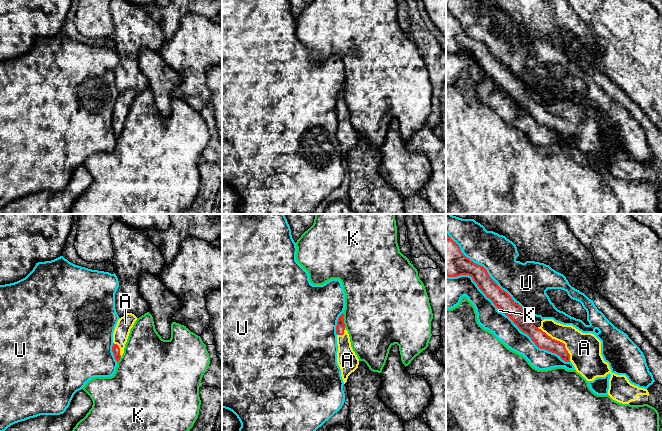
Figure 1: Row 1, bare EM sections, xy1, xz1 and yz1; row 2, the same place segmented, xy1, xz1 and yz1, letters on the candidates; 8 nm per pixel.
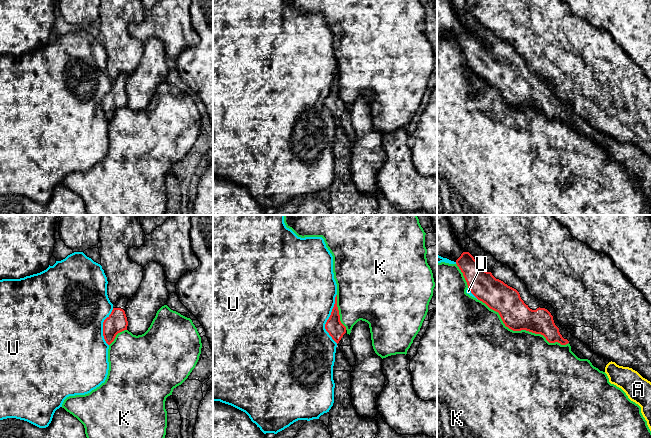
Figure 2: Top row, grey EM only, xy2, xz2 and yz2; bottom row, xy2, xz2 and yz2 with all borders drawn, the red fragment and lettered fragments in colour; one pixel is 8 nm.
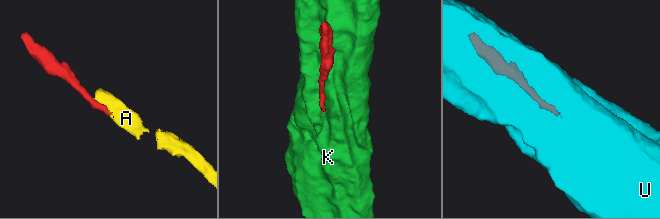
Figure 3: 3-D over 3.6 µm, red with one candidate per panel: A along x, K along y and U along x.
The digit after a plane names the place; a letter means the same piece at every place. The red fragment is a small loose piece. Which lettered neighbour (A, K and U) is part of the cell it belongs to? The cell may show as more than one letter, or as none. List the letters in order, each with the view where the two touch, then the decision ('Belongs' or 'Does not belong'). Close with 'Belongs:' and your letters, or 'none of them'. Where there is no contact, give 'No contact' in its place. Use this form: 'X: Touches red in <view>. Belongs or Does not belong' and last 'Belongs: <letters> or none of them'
A: Touches red in yz1. Belongs
K: Touches red in yz2. Does not belong
U: Touches red in yz1. Does not belong
Belongs: A

